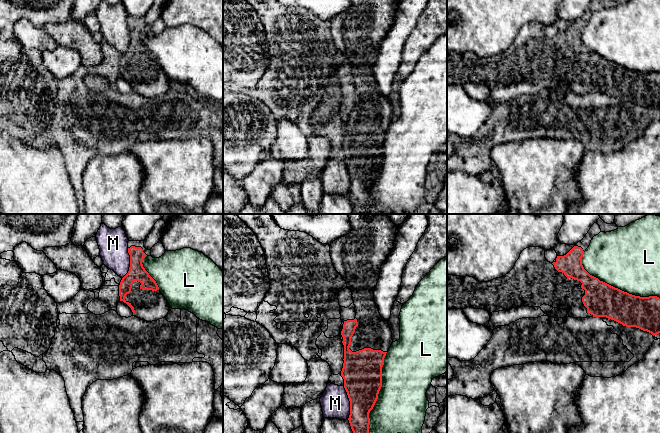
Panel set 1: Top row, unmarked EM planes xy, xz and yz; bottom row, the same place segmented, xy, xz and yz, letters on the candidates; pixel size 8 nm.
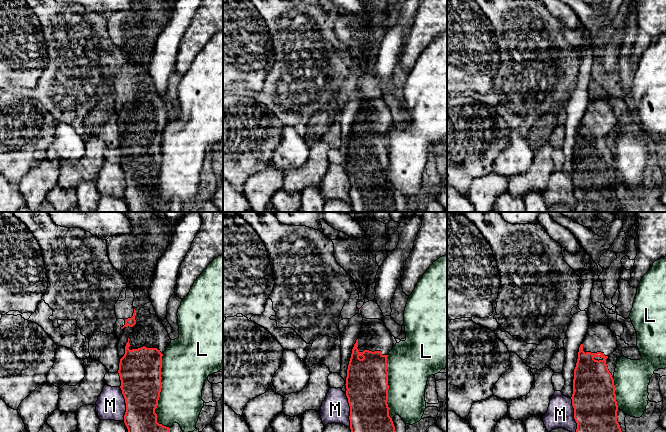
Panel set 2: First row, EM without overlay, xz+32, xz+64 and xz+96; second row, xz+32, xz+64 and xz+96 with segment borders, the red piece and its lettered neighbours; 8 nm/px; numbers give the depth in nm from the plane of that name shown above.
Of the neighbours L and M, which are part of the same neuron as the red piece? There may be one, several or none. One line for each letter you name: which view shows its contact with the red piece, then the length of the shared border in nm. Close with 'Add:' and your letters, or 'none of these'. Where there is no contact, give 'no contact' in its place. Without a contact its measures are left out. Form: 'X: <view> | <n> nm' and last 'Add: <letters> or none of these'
Add: none of these

